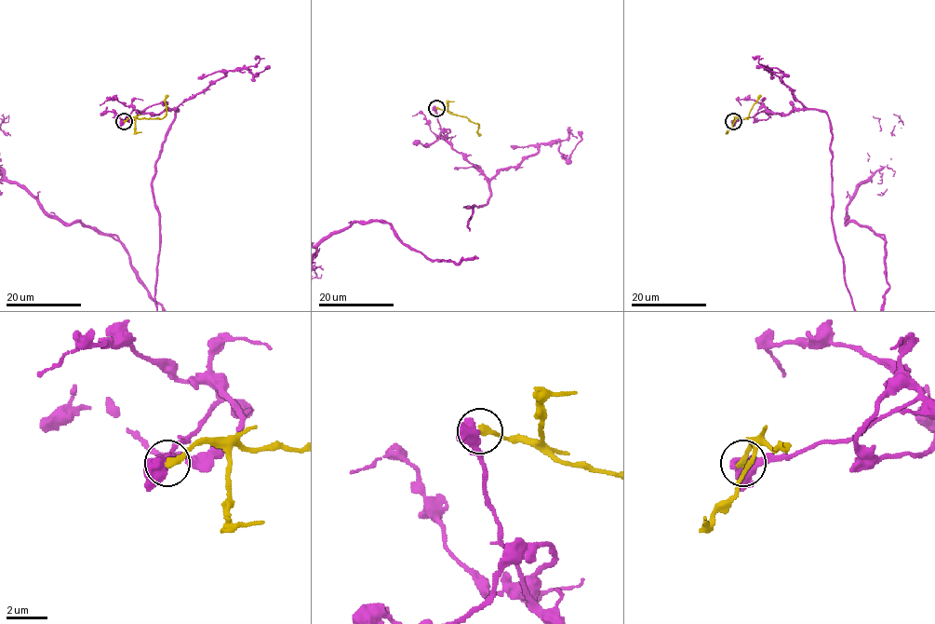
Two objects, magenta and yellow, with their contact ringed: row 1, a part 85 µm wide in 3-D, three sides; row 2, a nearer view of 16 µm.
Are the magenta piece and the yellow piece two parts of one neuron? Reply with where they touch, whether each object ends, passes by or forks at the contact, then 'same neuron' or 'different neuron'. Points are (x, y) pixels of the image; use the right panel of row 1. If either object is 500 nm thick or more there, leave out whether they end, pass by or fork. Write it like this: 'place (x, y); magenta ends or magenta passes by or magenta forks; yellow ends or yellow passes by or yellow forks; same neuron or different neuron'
place (733, 121); different neuron

